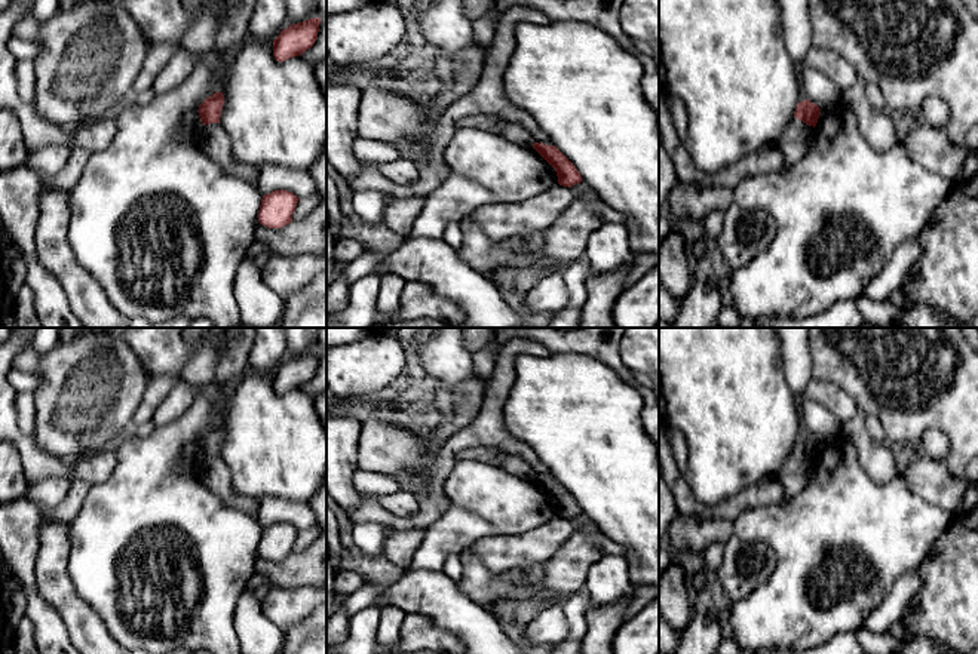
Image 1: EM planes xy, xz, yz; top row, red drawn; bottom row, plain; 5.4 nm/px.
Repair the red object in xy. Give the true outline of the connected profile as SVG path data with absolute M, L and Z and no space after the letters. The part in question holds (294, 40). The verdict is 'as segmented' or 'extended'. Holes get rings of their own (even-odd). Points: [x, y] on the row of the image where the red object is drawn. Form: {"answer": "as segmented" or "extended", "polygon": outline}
{"answer": "as segmented", "polygon": "M310 18L282 30L273 40L275 59L283 62L310 49L318 39L319 24L321 18Z"}

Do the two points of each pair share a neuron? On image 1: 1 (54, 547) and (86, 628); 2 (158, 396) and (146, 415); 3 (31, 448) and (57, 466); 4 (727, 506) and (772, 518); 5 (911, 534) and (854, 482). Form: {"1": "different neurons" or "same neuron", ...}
{"1": "same neuron", "2": "same neuron", "3": "same neuron", "4": "different neurons", "5": "same neuron"}

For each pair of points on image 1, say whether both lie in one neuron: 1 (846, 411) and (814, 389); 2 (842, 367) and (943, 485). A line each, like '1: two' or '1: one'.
1: one
2: two

